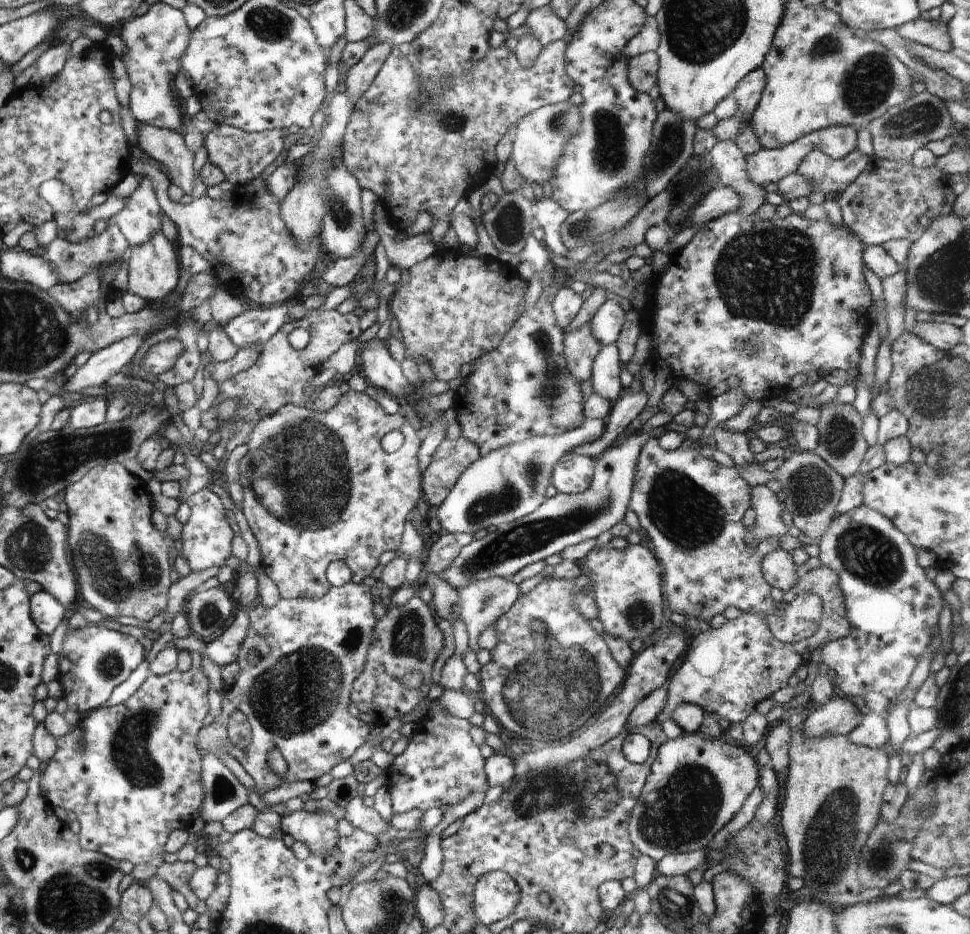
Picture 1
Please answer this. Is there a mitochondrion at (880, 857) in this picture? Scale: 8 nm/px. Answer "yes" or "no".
yes

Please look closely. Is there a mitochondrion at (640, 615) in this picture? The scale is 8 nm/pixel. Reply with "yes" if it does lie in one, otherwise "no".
yes

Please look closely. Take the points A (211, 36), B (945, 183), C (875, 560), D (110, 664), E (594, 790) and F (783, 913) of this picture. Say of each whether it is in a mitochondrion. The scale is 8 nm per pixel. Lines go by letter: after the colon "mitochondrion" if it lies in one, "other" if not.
A: other
B: other
C: mitochondrion
D: mitochondrion
E: mitochondrion
F: other

